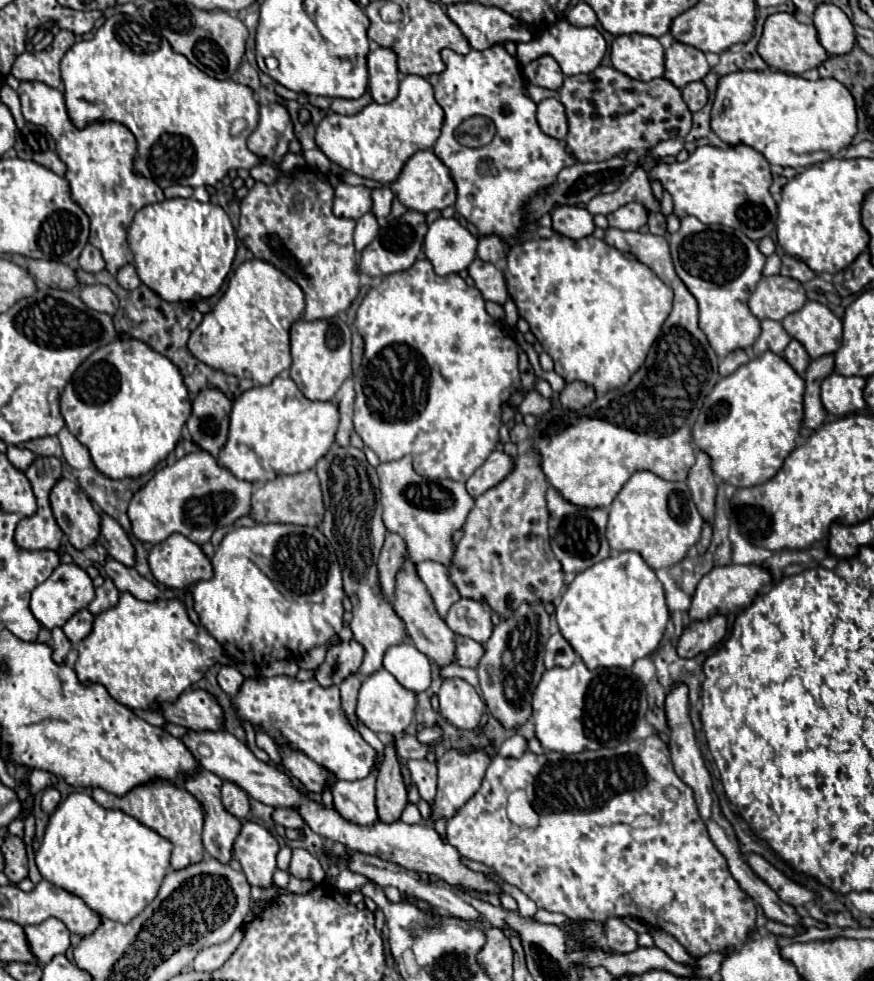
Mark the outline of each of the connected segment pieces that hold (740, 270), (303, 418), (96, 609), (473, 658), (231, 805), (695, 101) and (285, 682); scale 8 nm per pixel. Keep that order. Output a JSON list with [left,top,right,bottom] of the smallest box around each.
[[668,216,766,358],[218,376,338,482],[88,578,120,616],[456,636,484,668],[222,782,250,818],[682,82,708,112],[234,676,376,780]]

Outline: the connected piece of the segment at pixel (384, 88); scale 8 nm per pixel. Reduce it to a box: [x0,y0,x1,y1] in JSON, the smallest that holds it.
[368,48,400,104]

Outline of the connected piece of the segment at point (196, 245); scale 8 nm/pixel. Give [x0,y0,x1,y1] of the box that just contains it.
[128,198,236,302]

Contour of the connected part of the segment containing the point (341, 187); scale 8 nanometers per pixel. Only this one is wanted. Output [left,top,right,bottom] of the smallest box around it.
[334,182,372,220]

